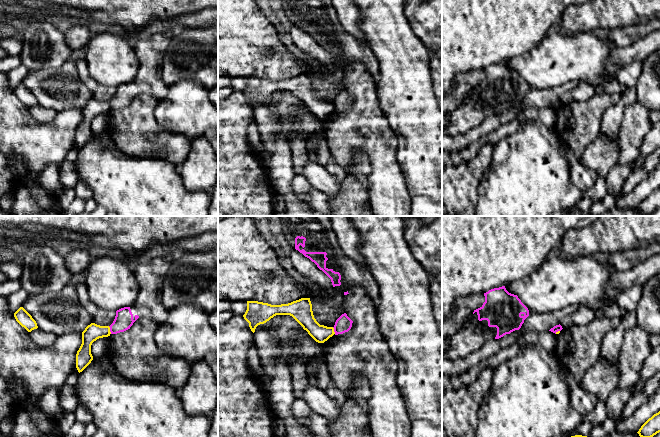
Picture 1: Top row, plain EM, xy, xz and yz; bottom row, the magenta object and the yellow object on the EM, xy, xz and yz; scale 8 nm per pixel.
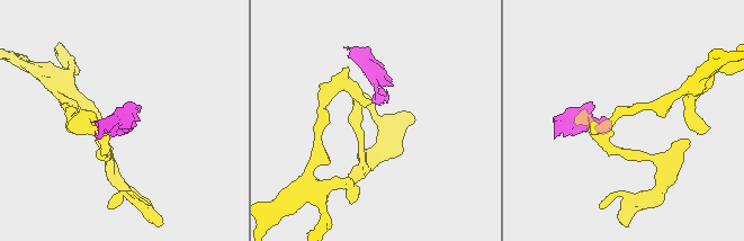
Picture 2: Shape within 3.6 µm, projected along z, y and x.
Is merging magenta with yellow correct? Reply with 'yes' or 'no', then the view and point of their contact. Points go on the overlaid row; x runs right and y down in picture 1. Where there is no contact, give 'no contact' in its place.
no | xy (110, 330)

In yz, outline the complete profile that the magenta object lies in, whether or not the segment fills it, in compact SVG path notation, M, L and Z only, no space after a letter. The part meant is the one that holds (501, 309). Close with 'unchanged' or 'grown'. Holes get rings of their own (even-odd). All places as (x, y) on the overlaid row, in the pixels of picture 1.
M505 286L494 288L484 293L485 302L474 310L467 323L455 334L444 337L449 341L449 349L442 355L444 358L464 358L479 350L487 341L499 339L506 334L519 330L524 320L532 314L517 295L509 293Z; grown

